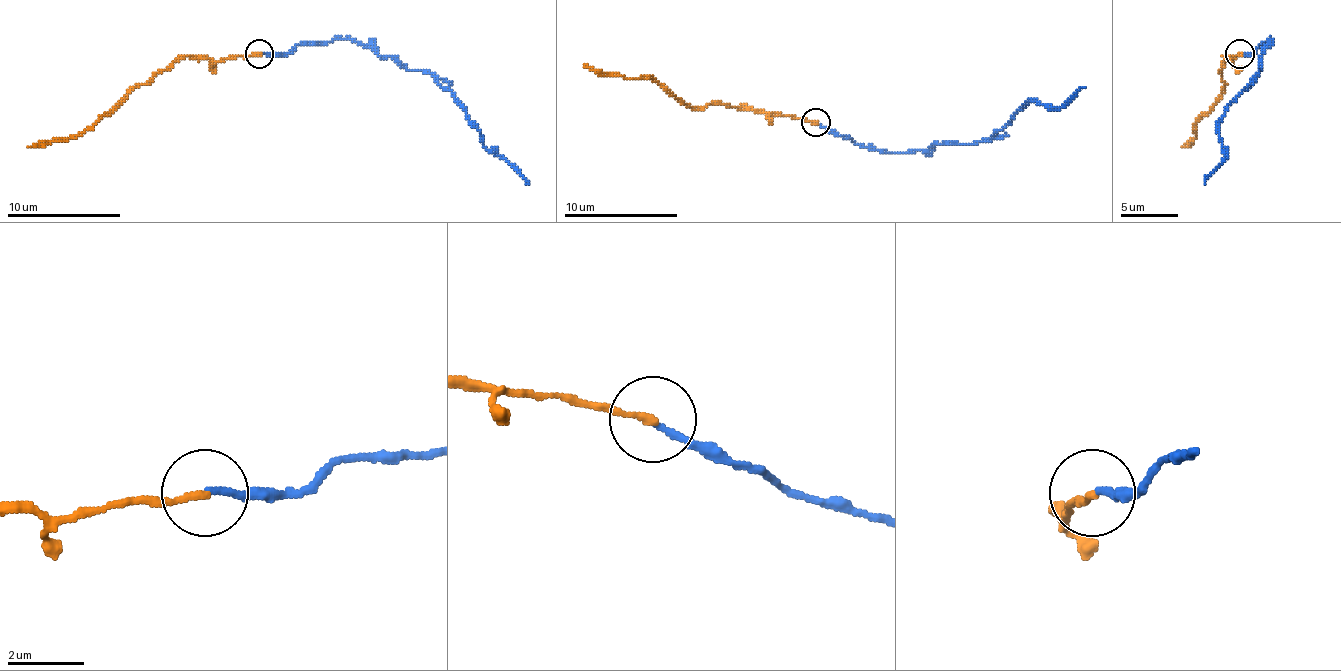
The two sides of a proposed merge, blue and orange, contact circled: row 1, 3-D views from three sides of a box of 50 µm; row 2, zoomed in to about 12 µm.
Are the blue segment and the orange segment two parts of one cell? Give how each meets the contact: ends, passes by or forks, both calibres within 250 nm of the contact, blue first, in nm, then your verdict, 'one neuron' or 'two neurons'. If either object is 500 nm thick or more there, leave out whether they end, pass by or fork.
blue ends | orange ends | 150/170 nm | one neuron

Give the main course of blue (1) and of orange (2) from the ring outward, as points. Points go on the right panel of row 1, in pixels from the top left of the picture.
1: (1242, 53), (1253, 53), (1270, 39), (1261, 56), (1261, 70), (1219, 124), (1219, 141), (1224, 161), (1205, 184)
2: (1239, 53), (1230, 61), (1224, 56), (1222, 70), (1224, 90), (1199, 121), (1190, 141), (1182, 147)

